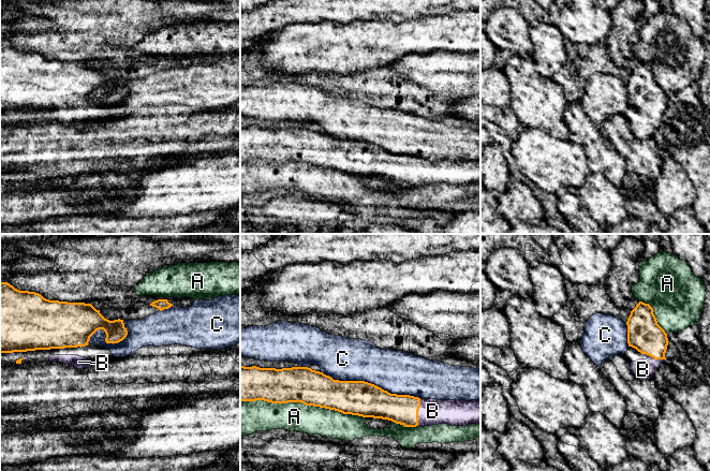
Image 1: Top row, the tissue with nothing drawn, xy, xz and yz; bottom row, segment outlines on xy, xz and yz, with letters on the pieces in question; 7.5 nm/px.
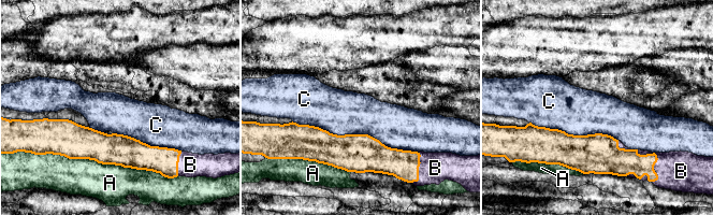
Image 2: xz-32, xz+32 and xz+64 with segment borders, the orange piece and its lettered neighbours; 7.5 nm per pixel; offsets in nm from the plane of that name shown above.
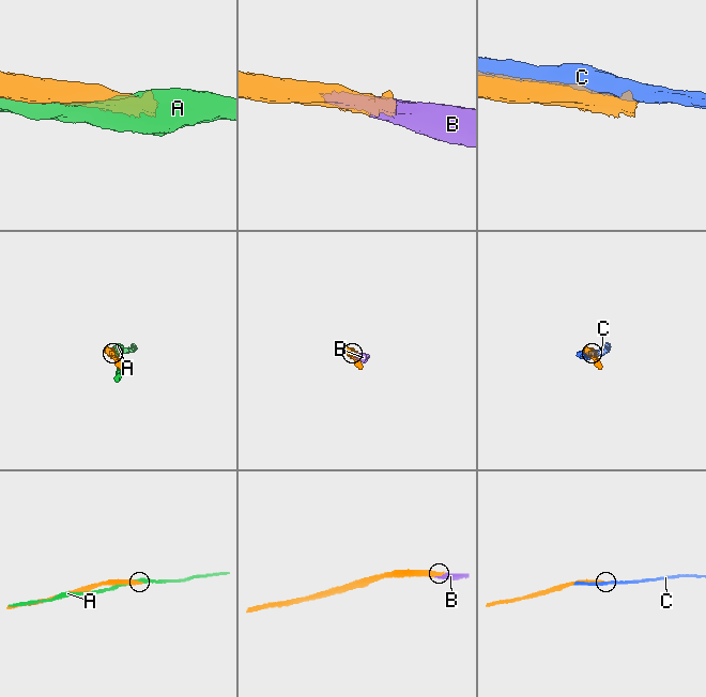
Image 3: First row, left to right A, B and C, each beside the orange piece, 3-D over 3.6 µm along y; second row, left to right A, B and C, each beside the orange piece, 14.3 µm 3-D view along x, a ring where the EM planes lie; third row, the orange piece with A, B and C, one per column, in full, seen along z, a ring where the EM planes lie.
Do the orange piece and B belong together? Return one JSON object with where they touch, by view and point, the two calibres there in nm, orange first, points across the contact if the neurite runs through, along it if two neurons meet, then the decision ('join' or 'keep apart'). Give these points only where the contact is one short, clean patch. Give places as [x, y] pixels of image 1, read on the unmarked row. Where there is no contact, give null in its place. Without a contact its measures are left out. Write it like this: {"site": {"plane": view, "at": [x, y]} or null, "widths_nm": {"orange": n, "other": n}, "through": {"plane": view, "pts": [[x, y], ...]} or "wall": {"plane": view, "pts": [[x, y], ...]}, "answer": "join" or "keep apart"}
{"site": {"plane": "xz", "at": [417, 172]}, "widths_nm": {"orange": 220, "other": 190}, "answer": "join"}

